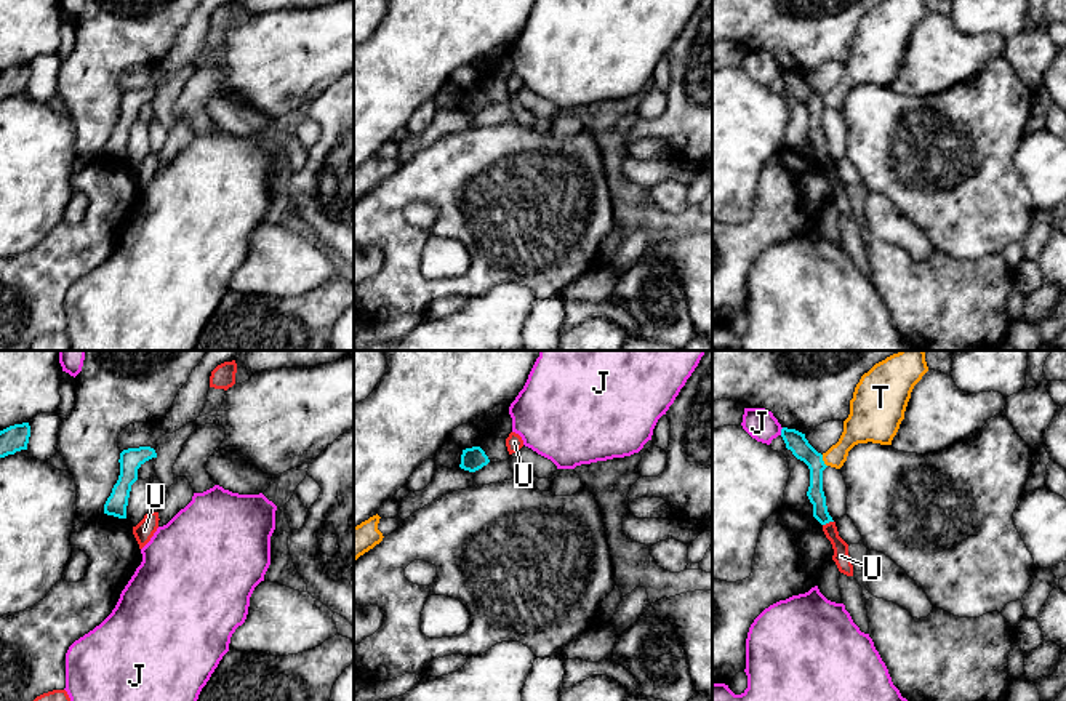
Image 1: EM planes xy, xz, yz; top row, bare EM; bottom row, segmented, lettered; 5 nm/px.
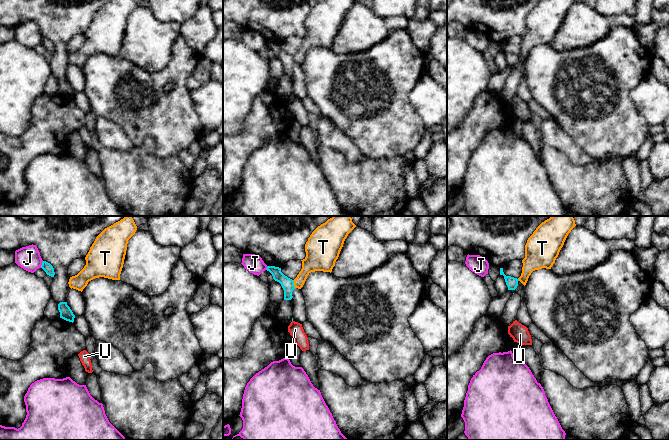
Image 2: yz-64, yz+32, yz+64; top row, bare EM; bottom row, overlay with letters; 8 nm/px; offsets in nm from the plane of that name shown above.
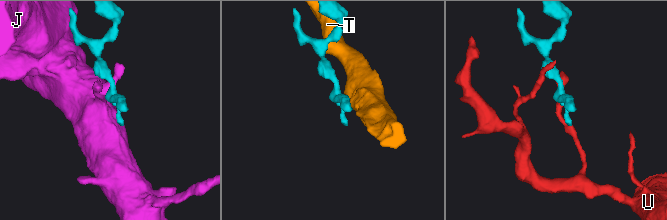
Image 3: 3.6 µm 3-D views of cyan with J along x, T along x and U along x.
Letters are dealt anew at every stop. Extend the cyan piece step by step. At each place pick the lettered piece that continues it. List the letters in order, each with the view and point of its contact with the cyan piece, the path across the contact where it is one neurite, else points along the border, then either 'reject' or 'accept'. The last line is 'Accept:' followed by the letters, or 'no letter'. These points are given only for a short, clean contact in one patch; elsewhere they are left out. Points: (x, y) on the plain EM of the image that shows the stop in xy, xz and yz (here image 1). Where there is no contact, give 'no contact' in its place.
J: contact yz (781, 72); border yz (783, 69), (780, 76); reject
T: contact yz (823, 103); border yz (821, 96), (826, 108); reject
U: contact yz (828, 164); border yz (833, 162), (823, 167); reject
Accept: no letter

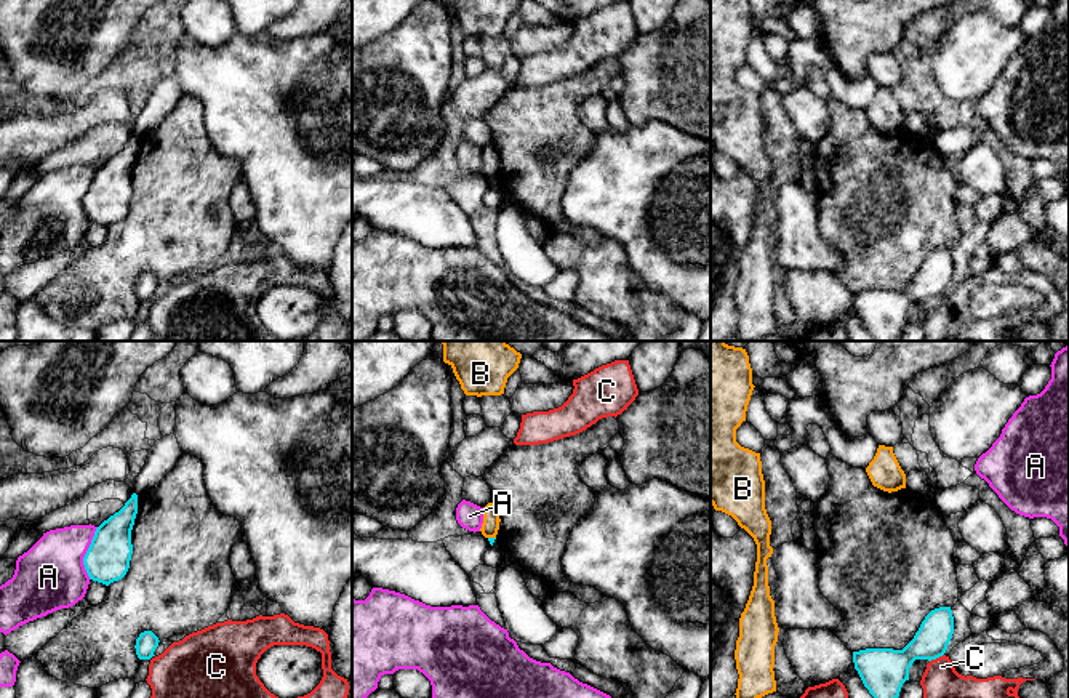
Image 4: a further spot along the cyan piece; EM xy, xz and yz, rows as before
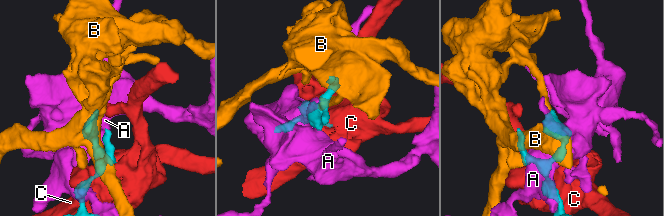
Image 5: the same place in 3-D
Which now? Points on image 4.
A: contact xy (87, 194); reject
B: contact xz (492, 180); border xz (488, 178), (495, 180); reject
C: contact yz (936, 298); reject
Accept: no letter

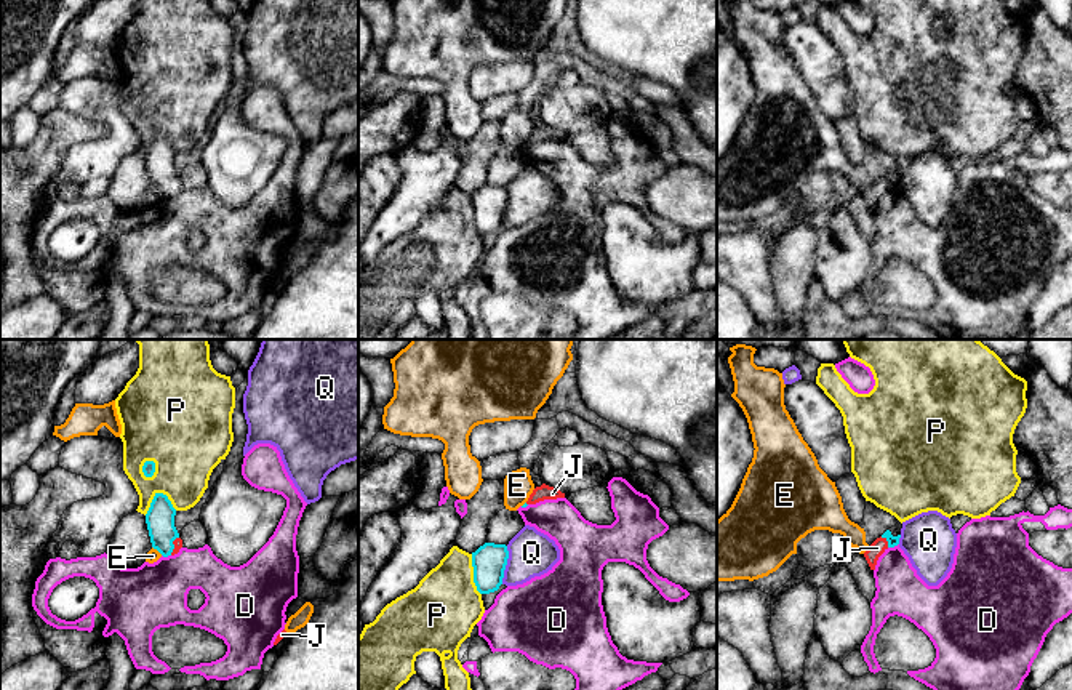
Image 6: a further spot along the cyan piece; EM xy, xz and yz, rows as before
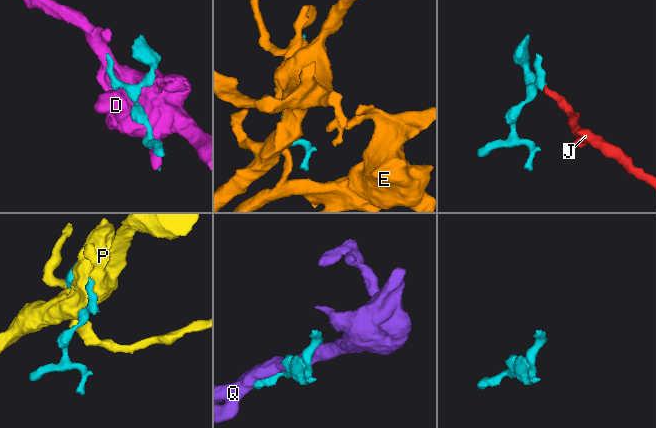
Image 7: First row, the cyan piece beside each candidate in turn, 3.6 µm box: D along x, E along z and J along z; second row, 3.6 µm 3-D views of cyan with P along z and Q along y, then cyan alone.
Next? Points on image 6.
D: contact yz (893, 188); reject
E: contact xy (157, 191); reject
J: contact yz (887, 181); way yz (892, 181), (887, 181), (877, 189); accept
P: contact xy (157, 135); reject
Q: contact xz (506, 205); reject
Accept: J

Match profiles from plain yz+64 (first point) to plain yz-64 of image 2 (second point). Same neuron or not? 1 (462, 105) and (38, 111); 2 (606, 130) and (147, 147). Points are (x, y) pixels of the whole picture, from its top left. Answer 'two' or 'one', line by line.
1: two
2: two

